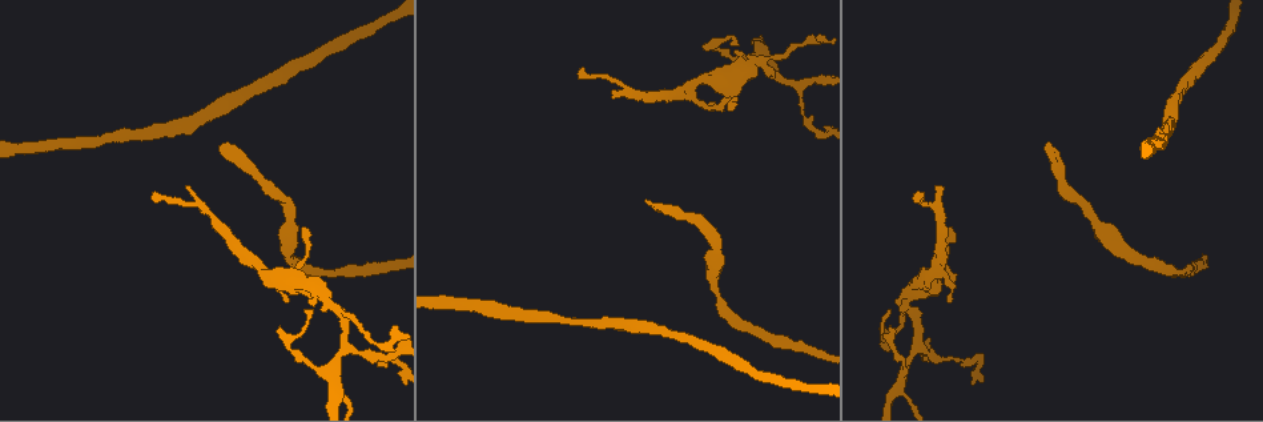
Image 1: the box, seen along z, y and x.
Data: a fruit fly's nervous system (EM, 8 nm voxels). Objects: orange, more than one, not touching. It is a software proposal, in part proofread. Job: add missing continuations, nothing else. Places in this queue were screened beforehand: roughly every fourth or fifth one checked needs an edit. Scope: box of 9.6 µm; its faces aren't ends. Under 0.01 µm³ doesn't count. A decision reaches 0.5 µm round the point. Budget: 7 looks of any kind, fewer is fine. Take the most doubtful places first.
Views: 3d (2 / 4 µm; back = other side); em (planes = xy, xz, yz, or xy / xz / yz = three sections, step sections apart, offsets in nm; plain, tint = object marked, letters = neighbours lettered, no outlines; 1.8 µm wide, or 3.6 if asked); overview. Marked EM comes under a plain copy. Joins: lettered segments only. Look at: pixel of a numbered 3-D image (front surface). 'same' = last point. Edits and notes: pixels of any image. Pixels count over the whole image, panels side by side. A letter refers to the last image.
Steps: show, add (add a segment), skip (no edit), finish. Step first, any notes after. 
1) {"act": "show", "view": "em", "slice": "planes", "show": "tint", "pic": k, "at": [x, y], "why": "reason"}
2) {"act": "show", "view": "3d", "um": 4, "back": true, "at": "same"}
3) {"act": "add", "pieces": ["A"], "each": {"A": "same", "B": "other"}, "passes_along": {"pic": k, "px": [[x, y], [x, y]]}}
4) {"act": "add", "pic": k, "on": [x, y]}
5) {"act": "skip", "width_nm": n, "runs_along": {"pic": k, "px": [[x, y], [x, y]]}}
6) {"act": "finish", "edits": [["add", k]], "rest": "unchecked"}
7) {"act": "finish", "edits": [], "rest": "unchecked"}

{"act": "show", "view": "em", "um": 3.6, "slice": "planes", "show": "letters", "pic": 1, "at": [1045, 145], "why": "free end"}

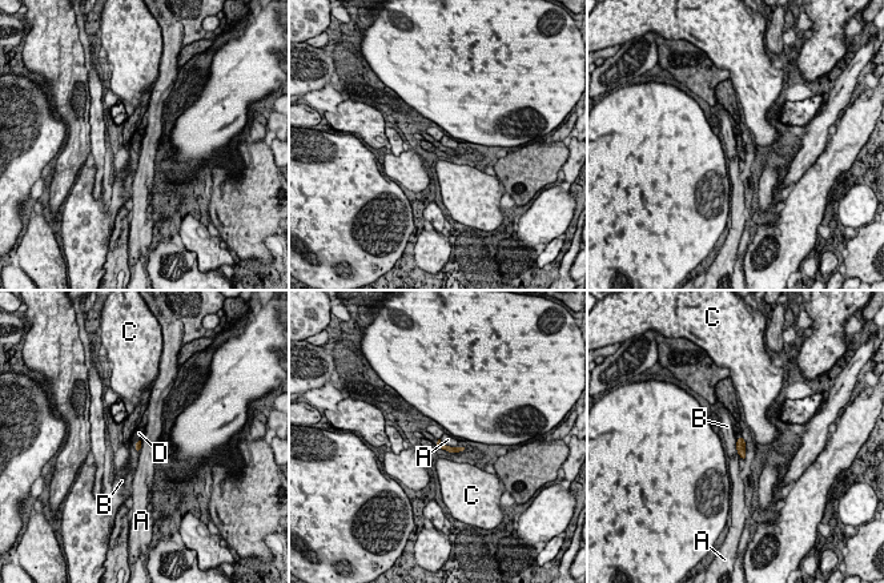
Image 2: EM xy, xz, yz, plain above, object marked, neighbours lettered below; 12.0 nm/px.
{"act": "add", "pieces": ["D"], "each": {"A": "other", "B": "other", "C": "other", "D": "same"}, "passes_along": {"pic": 2, "px": [[139, 443], [136, 443], [139, 433]]}, "found": "the neuron continues"}

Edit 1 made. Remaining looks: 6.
{"act": "show", "view": "overview", "why": "redraw"}

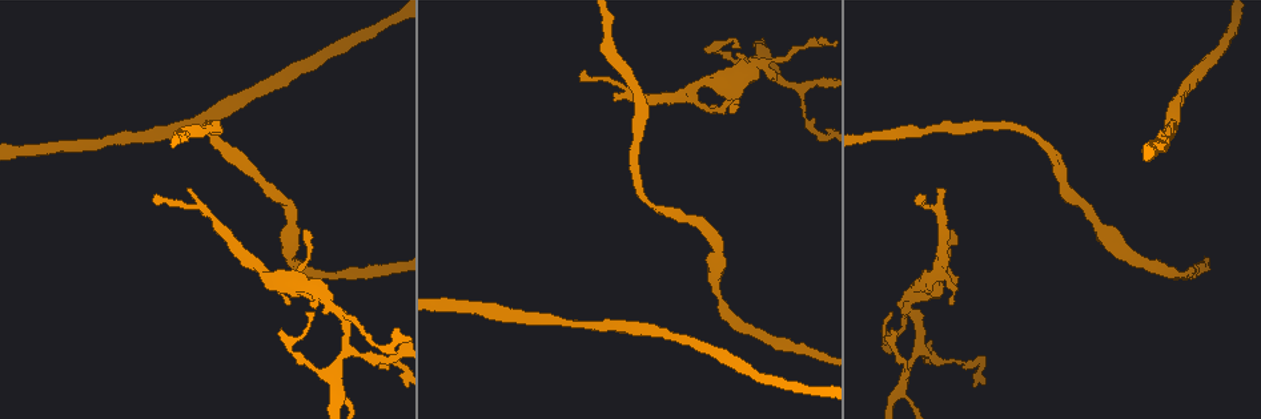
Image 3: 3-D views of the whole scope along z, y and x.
{"act": "show", "view": "3d", "um": 2, "pic": 3, "at": [919, 328], "why": "looks like a crossing"}

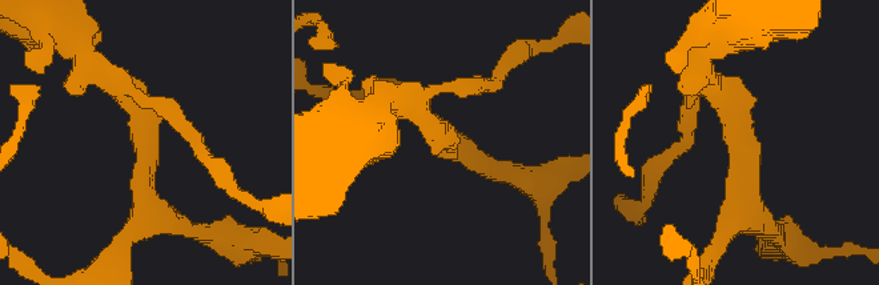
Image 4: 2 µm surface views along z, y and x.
{"act": "show", "view": "em", "slice": "planes", "show": "letters", "pic": 4, "at": [734, 134], "arms": 4, "why": "now the EM"}

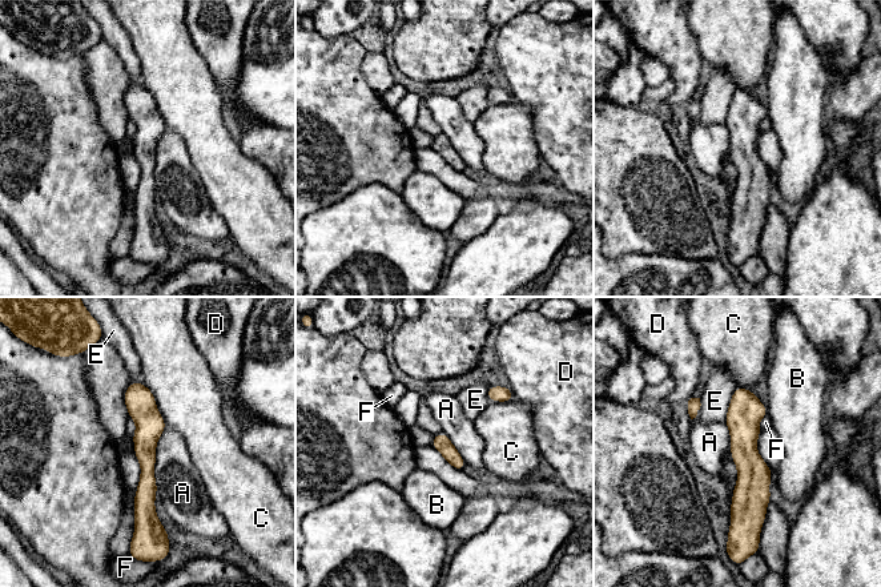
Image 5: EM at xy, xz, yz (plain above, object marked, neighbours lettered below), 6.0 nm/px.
{"act": "skip", "width_nm": 110, "each": {"A": "other", "B": "other", "C": "other", "D": "other", "E": "other", "F": "other"}, "runs_along": {"pic": 5, "px": [[135, 385], [147, 415], [140, 526]]}, "found": "none of them fits"}

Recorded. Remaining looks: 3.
{"act": "show", "view": "3d", "um": 4, "back": true, "pic": 3, "at": [929, 276], "why": "sharp bend"}

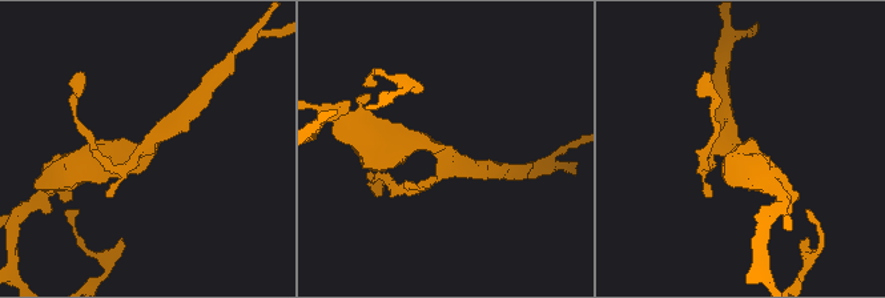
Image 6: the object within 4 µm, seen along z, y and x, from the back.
{"act": "show", "view": "em", "slice": "xz", "step": 4, "show": "letters", "pic": 6, "at": [146, 156], "arms": 3, "why": "need the tissue"}

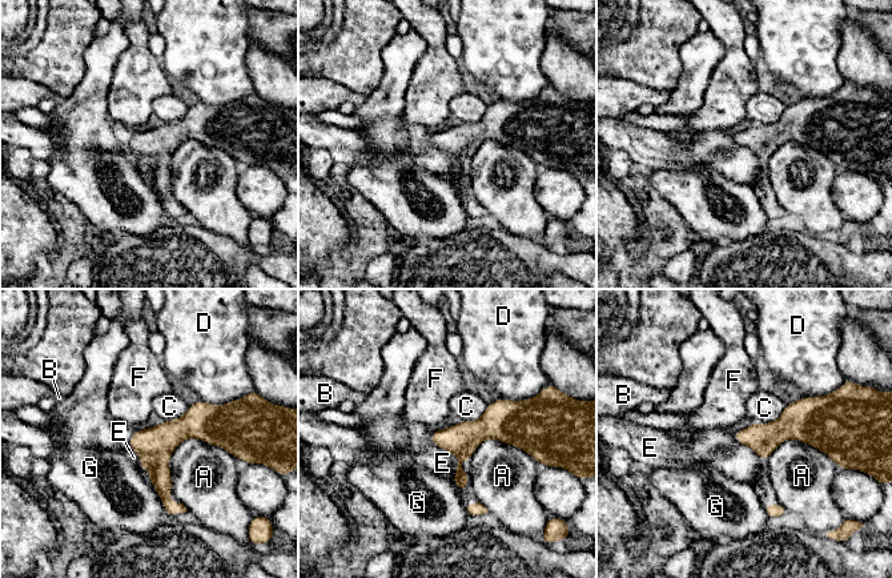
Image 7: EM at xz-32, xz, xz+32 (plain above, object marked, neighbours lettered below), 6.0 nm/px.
{"act": "show", "view": "em", "slice": "planes", "show": "letters", "at": "same", "why": "cut it another way"}

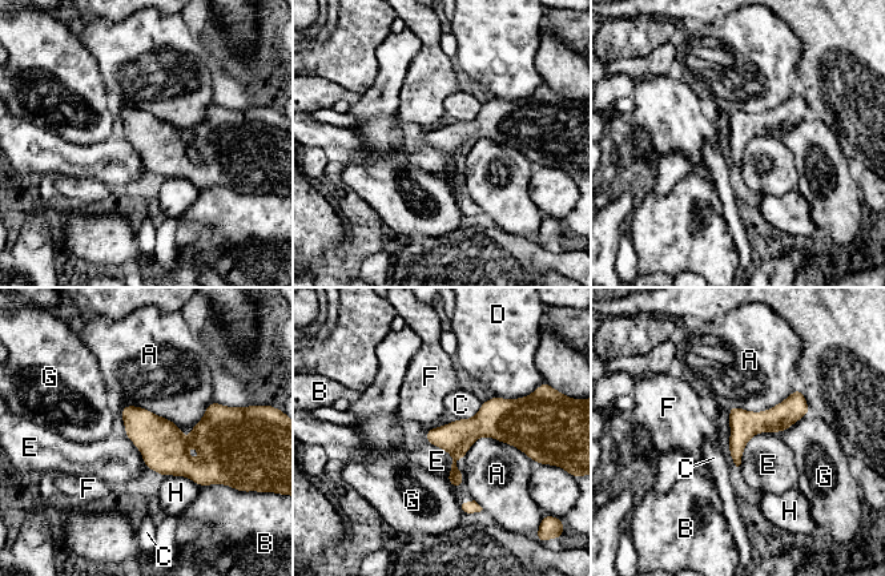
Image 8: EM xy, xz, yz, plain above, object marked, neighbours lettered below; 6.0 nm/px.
{"act": "skip", "width_nm": 180, "each": {"A": "other", "B": "other", "C": "other", "D": "other", "E": "other", "F": "other", "G": "other", "H": "other"}, "runs_along": {"pic": 8, "px": [[799, 394], [737, 440], [737, 460]]}, "found": "none of them fits"}

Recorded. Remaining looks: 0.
{"act": "finish", "edits": [["add", 2]], "rest": "unchecked"}

